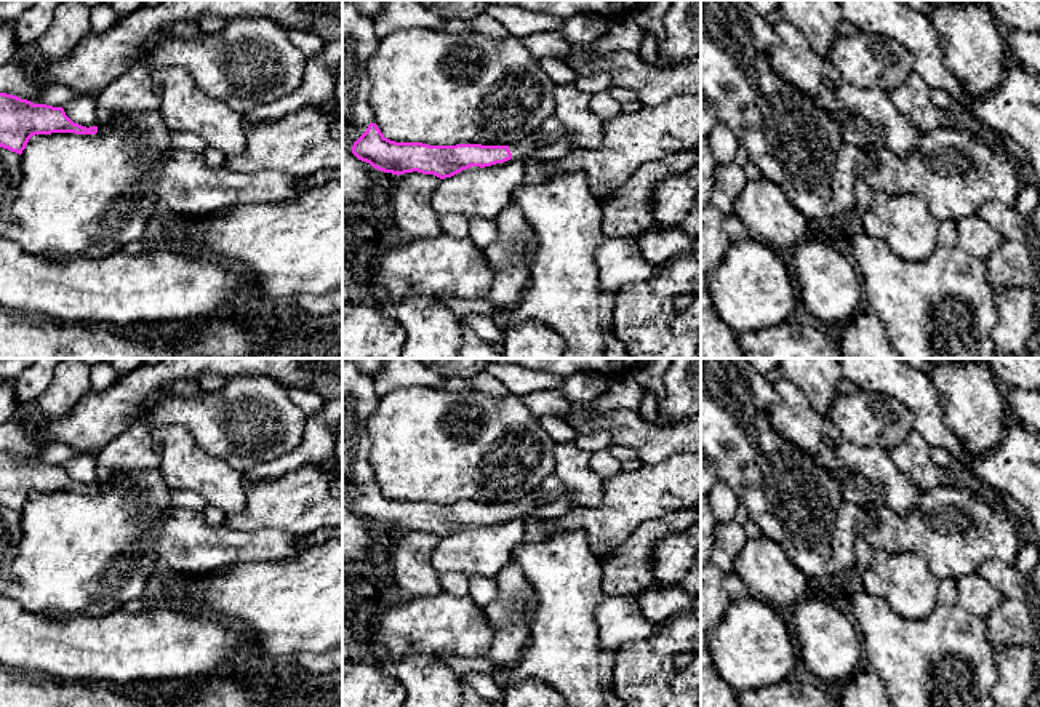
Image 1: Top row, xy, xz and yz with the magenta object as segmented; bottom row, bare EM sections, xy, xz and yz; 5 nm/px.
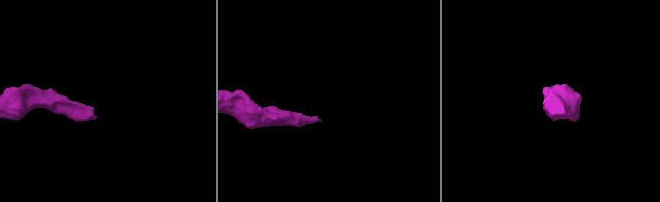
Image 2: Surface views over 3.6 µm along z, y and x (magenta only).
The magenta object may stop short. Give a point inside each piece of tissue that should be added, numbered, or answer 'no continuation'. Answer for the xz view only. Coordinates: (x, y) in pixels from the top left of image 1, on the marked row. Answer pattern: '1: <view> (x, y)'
1: xz (525, 147)

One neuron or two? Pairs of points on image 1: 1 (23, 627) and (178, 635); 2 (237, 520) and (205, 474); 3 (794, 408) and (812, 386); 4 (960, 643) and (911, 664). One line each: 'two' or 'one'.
1: one
2: two
3: two
4: one

